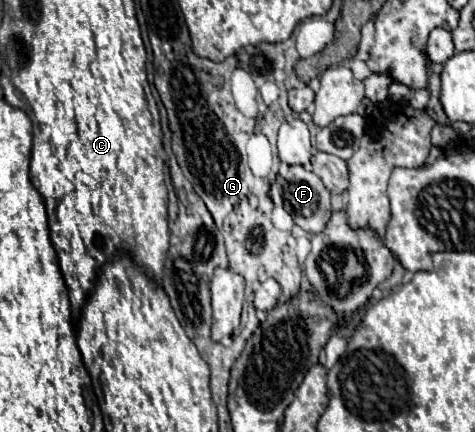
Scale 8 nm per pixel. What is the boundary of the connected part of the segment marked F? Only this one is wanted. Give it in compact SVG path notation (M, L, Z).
M287 166L287 172L279 174L269 188L269 198L279 204L283 202L285 210L293 216L295 224L307 232L323 232L327 220L331 218L331 194L327 192L325 184L313 172L305 170L303 166Z

